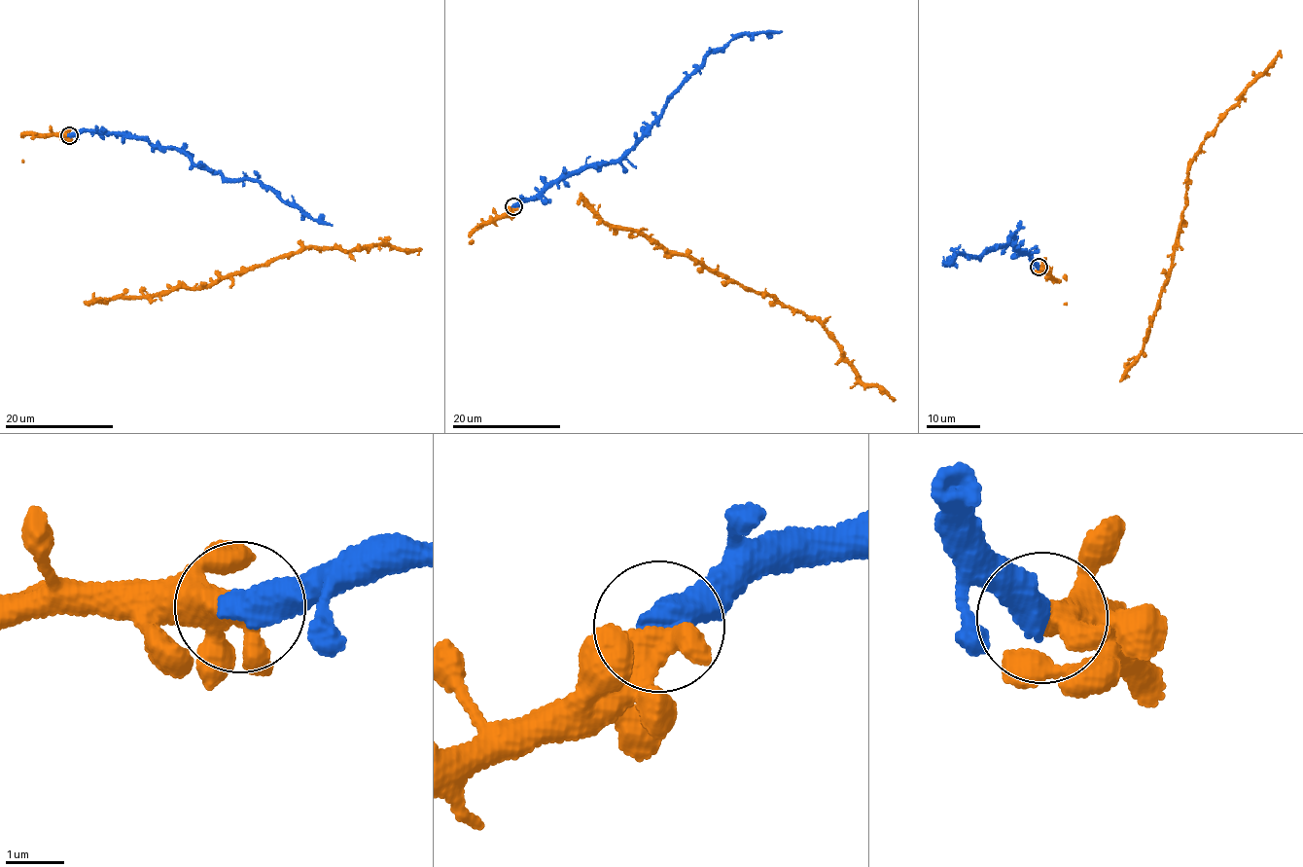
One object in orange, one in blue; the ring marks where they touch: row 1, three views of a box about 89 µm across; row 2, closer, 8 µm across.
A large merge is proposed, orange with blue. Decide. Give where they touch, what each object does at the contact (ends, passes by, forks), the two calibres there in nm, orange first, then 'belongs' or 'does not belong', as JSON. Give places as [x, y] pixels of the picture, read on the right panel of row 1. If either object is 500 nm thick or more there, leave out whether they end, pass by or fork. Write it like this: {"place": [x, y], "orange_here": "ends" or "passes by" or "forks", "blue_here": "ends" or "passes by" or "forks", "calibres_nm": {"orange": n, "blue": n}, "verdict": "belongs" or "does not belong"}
{"place": [1038, 267], "calibres_nm": {"orange": 600, "blue": 550}, "verdict": "belongs"}

